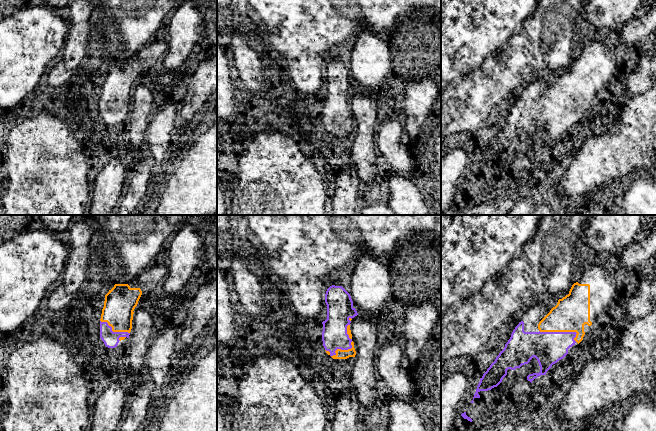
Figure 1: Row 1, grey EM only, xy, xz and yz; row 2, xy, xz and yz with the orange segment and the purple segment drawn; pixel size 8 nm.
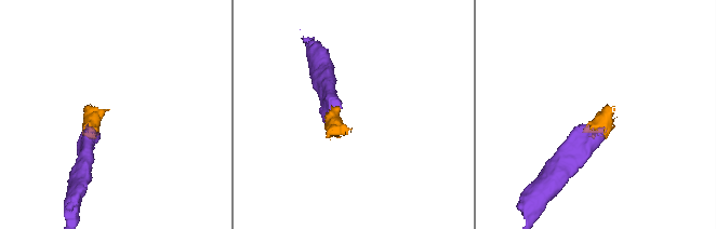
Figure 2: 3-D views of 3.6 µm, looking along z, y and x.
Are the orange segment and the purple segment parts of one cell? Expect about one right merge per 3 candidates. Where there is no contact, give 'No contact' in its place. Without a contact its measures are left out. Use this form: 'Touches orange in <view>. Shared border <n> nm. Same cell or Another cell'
Touches orange in yz. Shared border 320 nm. Same cell

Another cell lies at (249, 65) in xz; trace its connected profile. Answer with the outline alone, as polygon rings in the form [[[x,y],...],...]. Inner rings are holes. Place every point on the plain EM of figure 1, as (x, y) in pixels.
[[[229,31],[231,41],[227,45],[234,55],[235,67],[239,79],[246,85],[252,95],[257,94],[263,83],[263,69],[266,64],[237,31]]]

